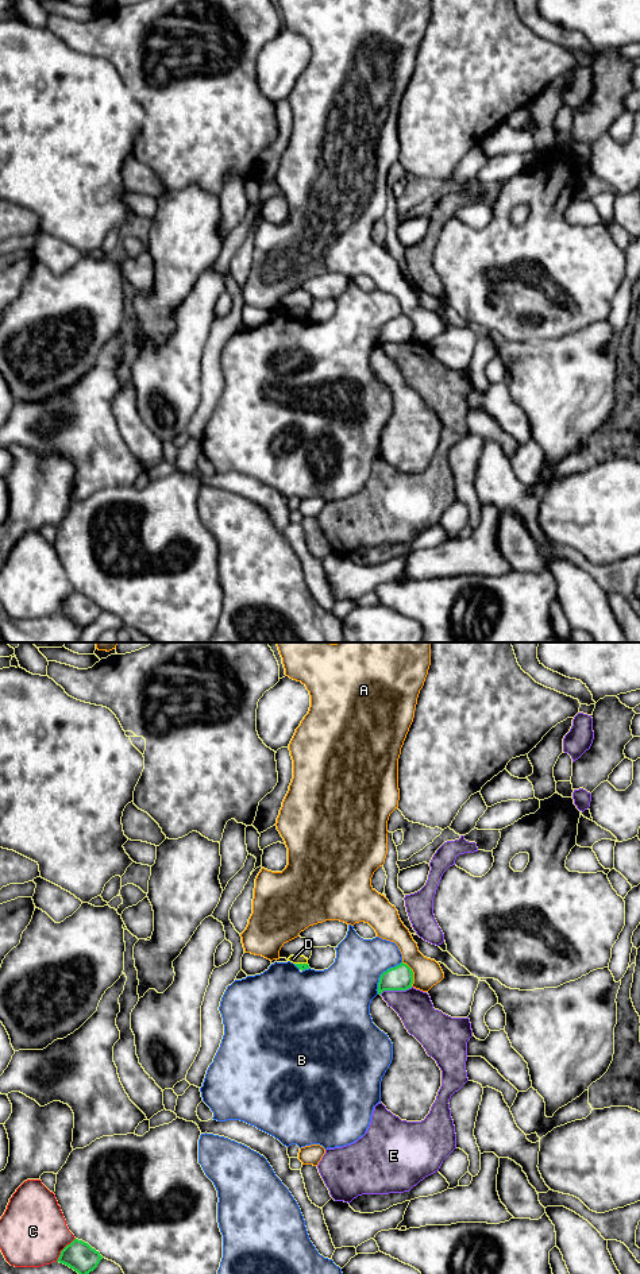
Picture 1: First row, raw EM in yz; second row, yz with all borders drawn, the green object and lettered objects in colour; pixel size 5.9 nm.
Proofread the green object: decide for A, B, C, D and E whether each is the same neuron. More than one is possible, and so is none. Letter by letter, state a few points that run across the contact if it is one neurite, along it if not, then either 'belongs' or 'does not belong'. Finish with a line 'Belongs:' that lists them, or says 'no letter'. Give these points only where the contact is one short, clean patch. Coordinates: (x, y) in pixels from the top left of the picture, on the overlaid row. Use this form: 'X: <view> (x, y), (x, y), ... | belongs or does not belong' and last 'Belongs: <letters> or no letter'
A: does not belong
B: does not belong
C: does not belong
D: yz (295, 962), (307, 964) | does not belong
E: does not belong
Belongs: no letter

